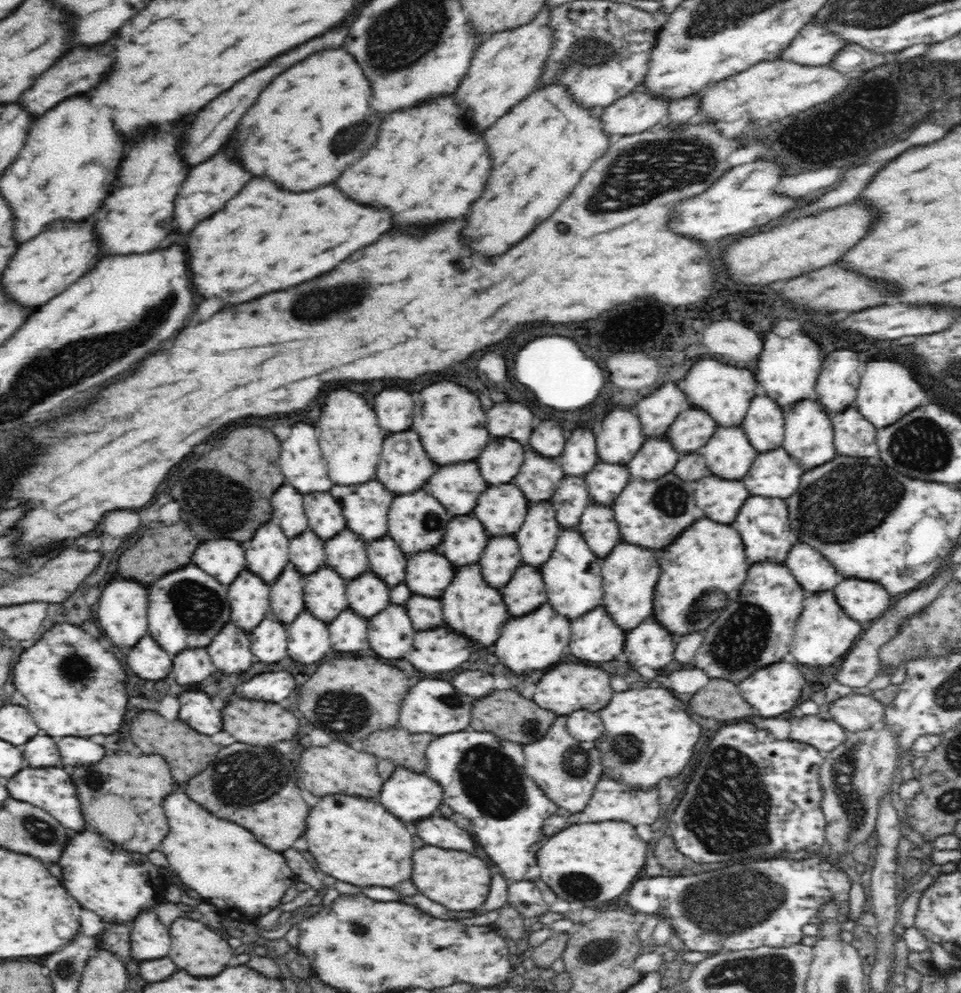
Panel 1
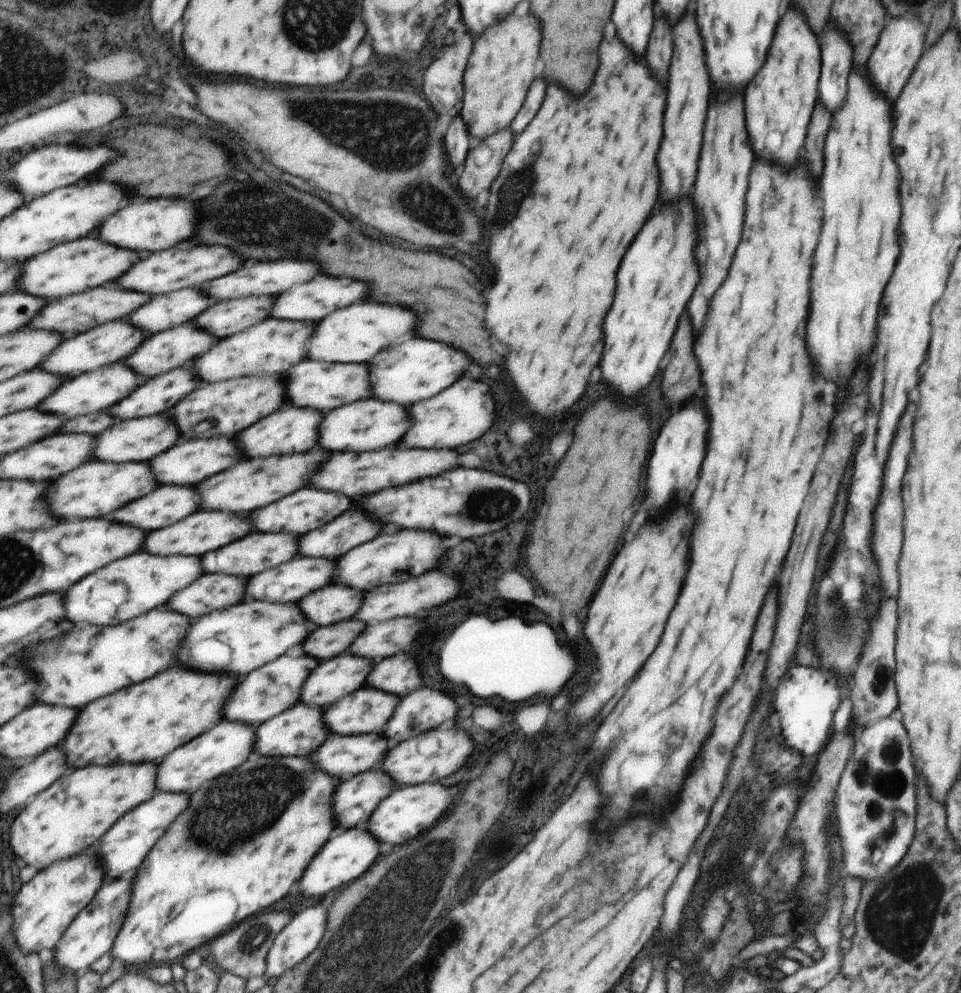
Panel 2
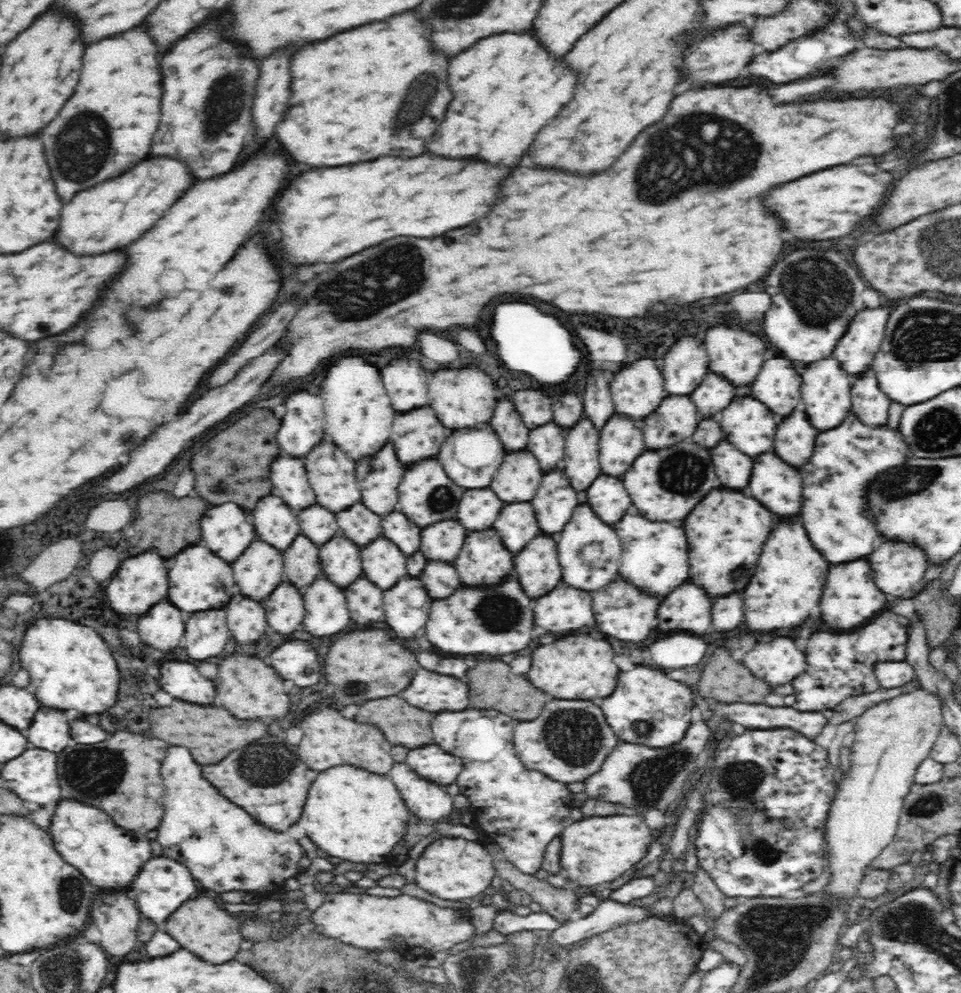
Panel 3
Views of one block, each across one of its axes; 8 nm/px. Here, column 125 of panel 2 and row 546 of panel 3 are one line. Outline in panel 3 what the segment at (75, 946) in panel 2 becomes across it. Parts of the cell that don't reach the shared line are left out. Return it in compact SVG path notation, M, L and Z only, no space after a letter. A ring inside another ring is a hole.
M882 540L876 552L870 554L872 570L876 572L876 586L888 598L904 598L914 592L926 570L934 564L922 548L906 542Z

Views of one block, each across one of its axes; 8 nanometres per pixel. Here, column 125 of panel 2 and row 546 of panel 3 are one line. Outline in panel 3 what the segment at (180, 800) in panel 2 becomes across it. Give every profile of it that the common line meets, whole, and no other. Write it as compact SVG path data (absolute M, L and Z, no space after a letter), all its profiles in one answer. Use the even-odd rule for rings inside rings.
M848 412L846 420L832 428L832 430L824 430L816 436L814 442L814 454L812 458L804 464L804 506L802 506L802 520L804 520L804 528L808 528L808 536L810 540L816 544L816 548L820 548L820 552L824 552L824 558L830 562L848 562L848 560L858 560L862 558L870 558L872 552L876 552L876 546L884 540L884 534L880 534L880 520L876 520L876 516L870 512L868 508L868 484L872 484L878 474L902 466L906 462L906 454L904 450L906 446L906 436L900 434L902 430L890 430L888 422L880 424L880 426L870 426L864 424L860 420L858 414Z

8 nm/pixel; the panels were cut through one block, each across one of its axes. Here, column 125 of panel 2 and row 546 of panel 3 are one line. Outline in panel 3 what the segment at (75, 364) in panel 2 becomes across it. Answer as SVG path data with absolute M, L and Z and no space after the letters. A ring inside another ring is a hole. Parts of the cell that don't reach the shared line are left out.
M334 536L324 546L320 546L320 560L322 560L324 576L332 584L346 590L360 576L364 576L360 552L362 548L358 548L350 538Z

